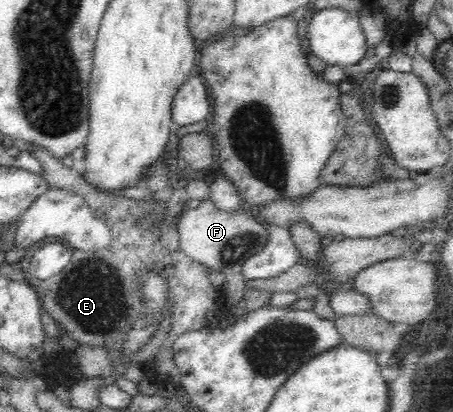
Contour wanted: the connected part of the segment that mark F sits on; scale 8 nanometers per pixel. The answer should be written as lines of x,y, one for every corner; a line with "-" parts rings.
208,198
202,200
196,208
185,207
173,223
177,225
177,235
180,239
179,250
194,262
225,275
224,311
230,311
248,292
246,281
242,276
243,263
247,262
251,256
261,252
267,244
268,230
265,225
245,208
225,212
217,209

